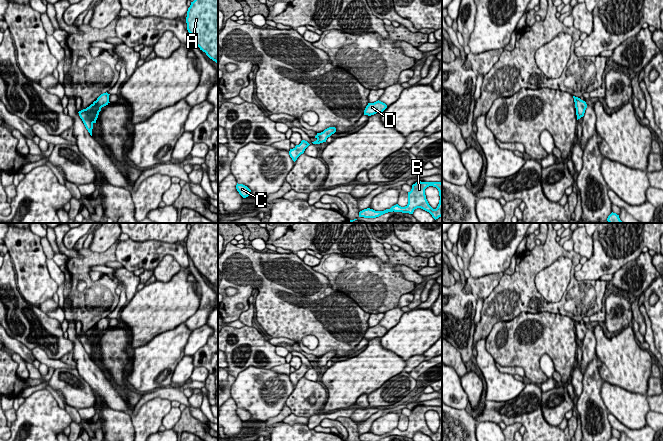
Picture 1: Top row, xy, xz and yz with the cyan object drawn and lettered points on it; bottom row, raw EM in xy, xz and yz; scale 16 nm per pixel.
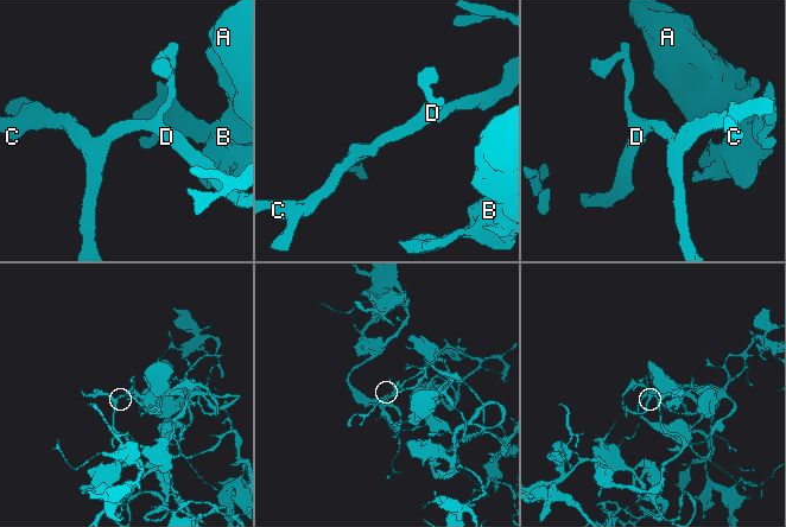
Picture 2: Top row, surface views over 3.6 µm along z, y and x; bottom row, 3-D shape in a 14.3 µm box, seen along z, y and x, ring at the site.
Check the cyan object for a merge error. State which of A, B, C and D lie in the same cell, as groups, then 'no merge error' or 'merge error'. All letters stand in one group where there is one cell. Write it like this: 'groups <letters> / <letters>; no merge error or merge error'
groups A B C D; no merge error

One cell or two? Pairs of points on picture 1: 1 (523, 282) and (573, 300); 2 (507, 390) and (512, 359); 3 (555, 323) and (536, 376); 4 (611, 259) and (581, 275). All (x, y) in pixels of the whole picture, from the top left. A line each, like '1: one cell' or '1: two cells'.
1: one cell
2: two cells
3: one cell
4: one cell

